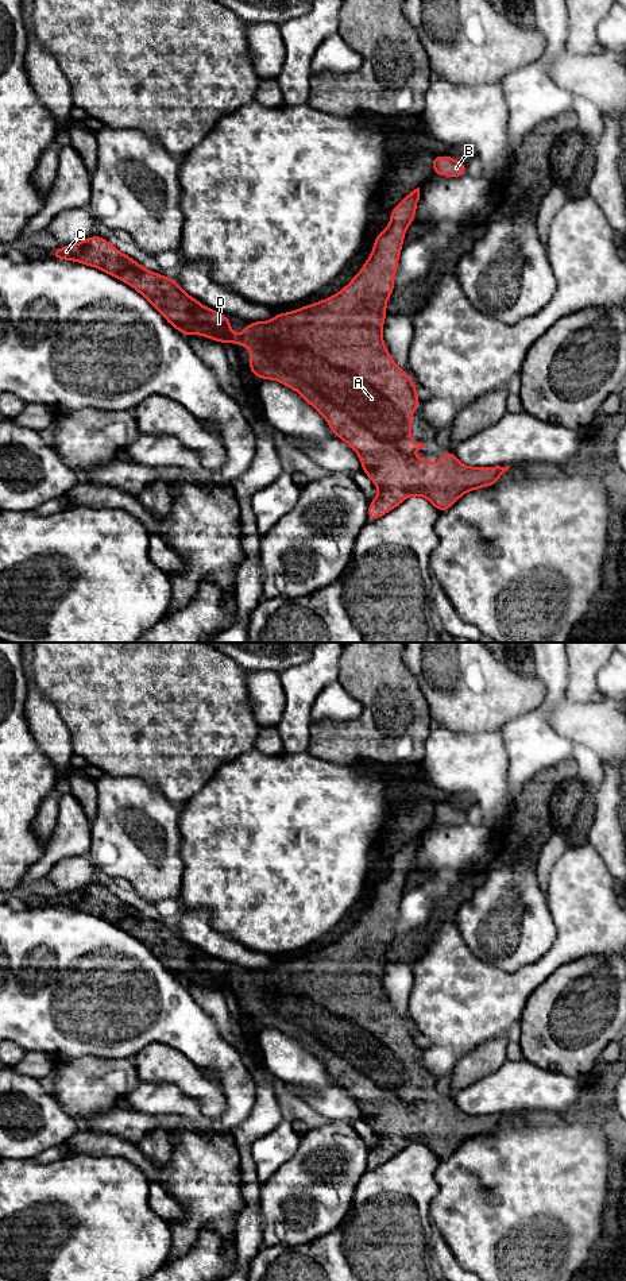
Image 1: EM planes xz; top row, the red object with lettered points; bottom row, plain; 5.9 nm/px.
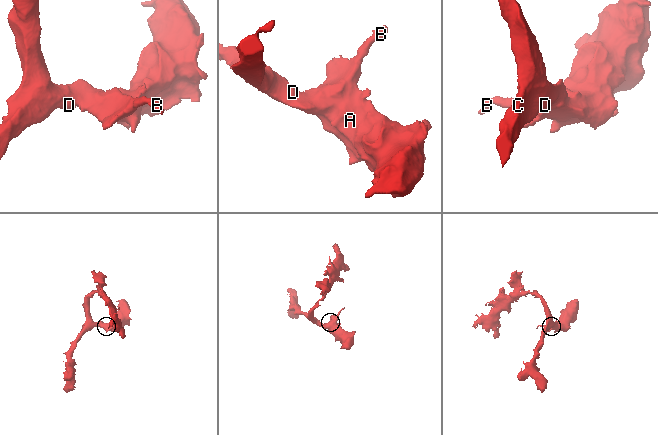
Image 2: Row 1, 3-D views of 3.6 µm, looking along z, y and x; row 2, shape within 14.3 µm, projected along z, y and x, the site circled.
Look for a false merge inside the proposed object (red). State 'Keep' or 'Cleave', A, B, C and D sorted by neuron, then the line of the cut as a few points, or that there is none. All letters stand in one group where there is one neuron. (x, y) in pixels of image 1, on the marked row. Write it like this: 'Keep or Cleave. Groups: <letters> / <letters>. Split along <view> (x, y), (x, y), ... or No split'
Keep. Groups: A B C D. No split

